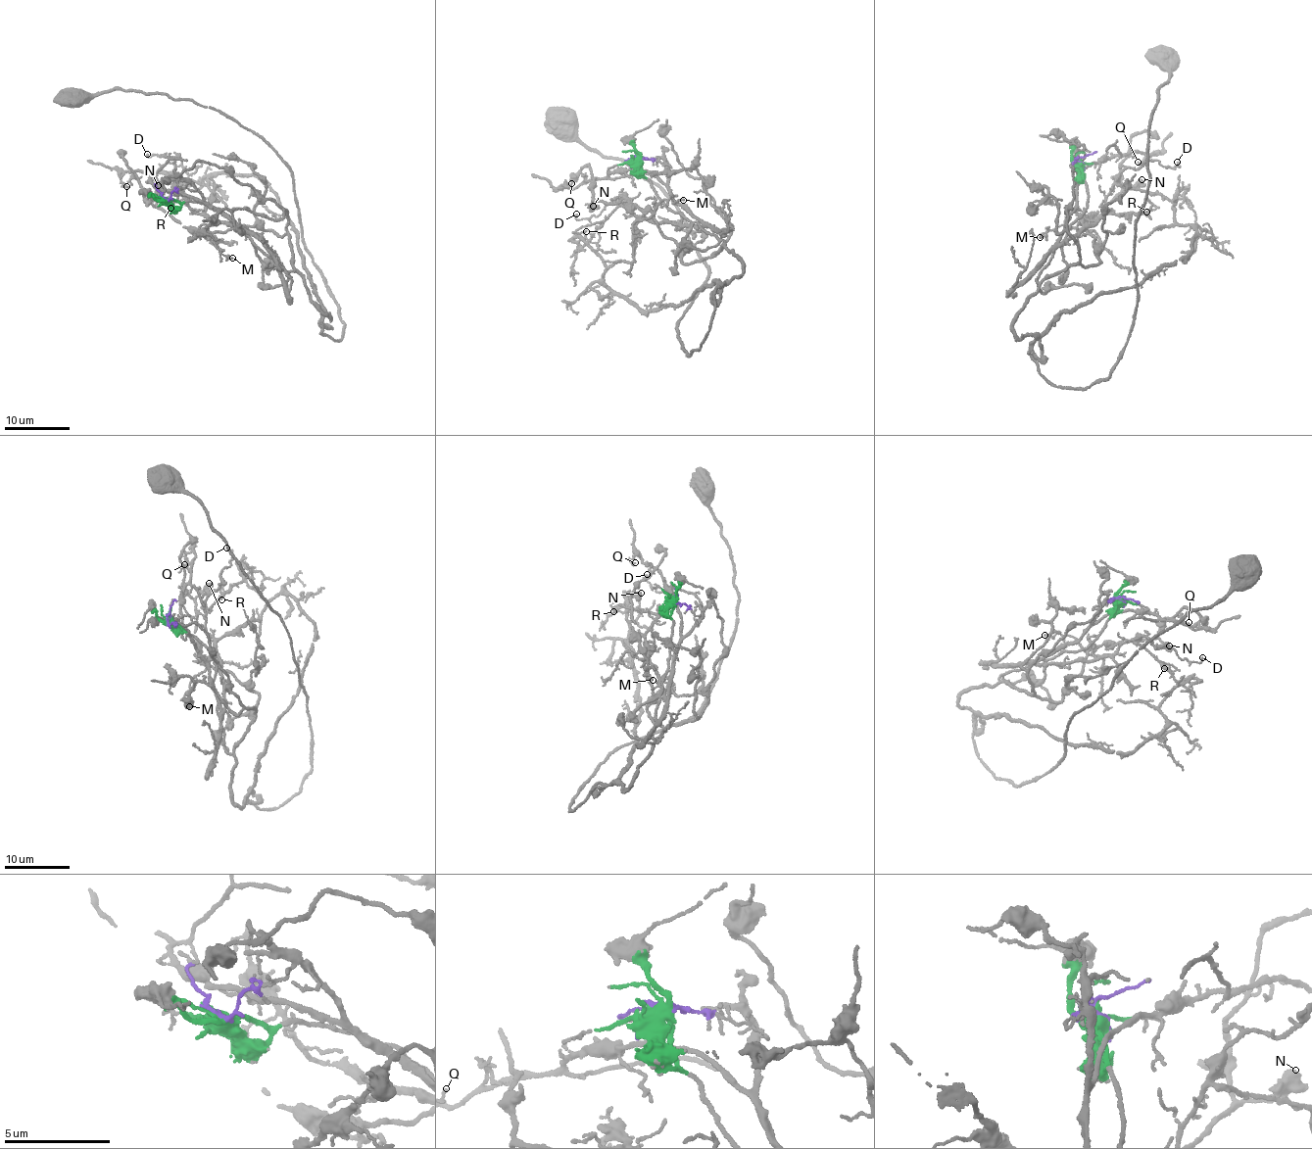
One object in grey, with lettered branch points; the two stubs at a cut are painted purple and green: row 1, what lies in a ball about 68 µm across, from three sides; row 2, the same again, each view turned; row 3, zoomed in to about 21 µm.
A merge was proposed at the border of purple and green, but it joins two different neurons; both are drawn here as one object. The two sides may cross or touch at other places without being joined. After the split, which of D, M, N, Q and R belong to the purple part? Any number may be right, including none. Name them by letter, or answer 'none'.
D, Q, R

